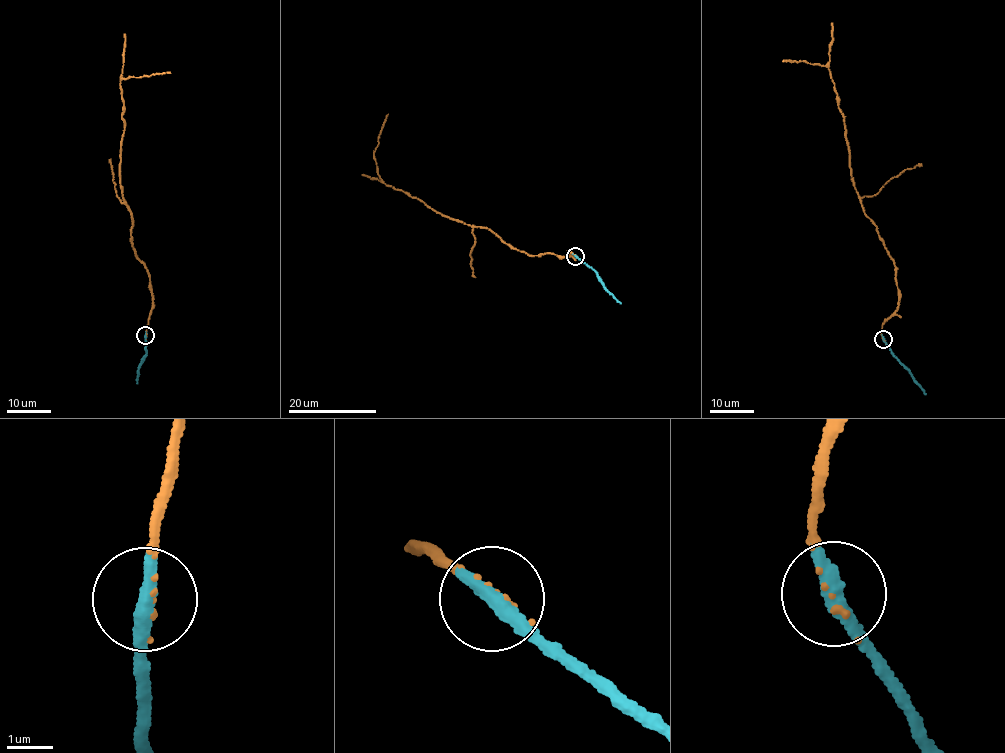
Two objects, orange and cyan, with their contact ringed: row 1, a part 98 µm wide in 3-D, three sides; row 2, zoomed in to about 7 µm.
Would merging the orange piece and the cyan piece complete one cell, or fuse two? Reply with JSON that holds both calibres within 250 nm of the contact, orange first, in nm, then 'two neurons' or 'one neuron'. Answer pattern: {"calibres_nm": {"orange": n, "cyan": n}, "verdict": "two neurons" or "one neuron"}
{"calibres_nm": {"orange": 80, "cyan": 440}, "verdict": "one neuron"}

